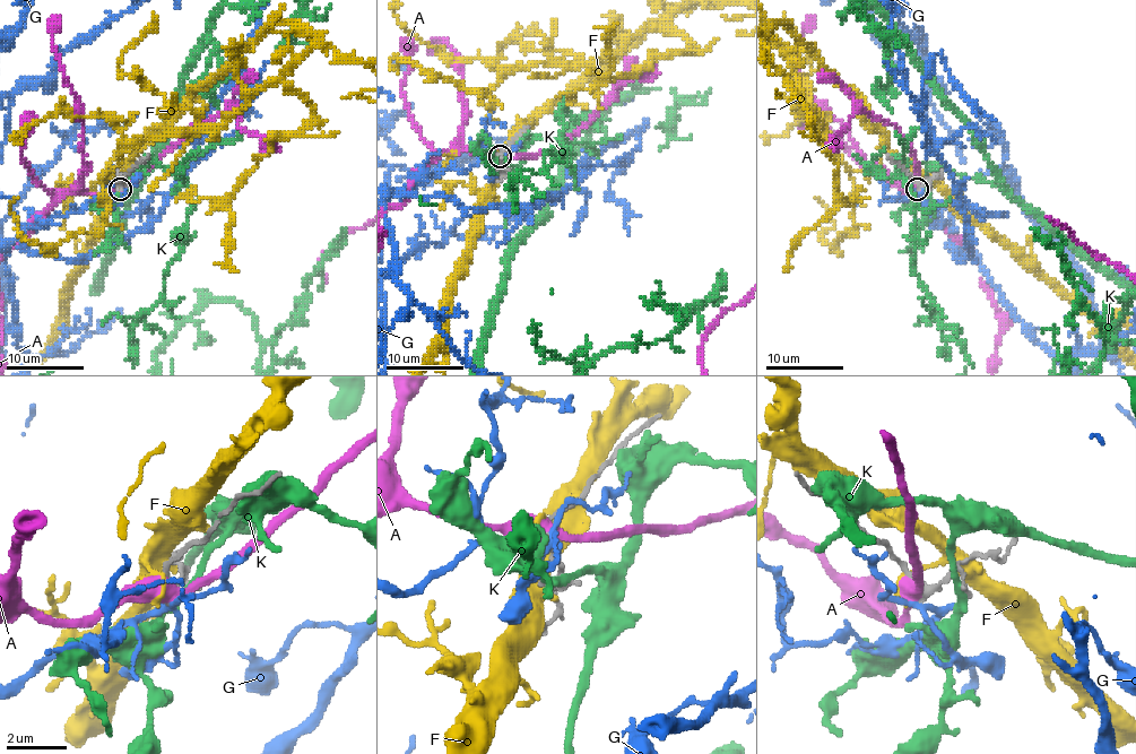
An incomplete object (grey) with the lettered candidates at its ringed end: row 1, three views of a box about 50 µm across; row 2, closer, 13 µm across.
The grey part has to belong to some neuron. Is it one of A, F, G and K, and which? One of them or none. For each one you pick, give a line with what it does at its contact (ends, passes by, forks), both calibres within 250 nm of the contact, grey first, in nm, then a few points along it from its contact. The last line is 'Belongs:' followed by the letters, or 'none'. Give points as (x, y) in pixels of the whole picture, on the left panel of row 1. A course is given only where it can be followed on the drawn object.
Belongs: none

